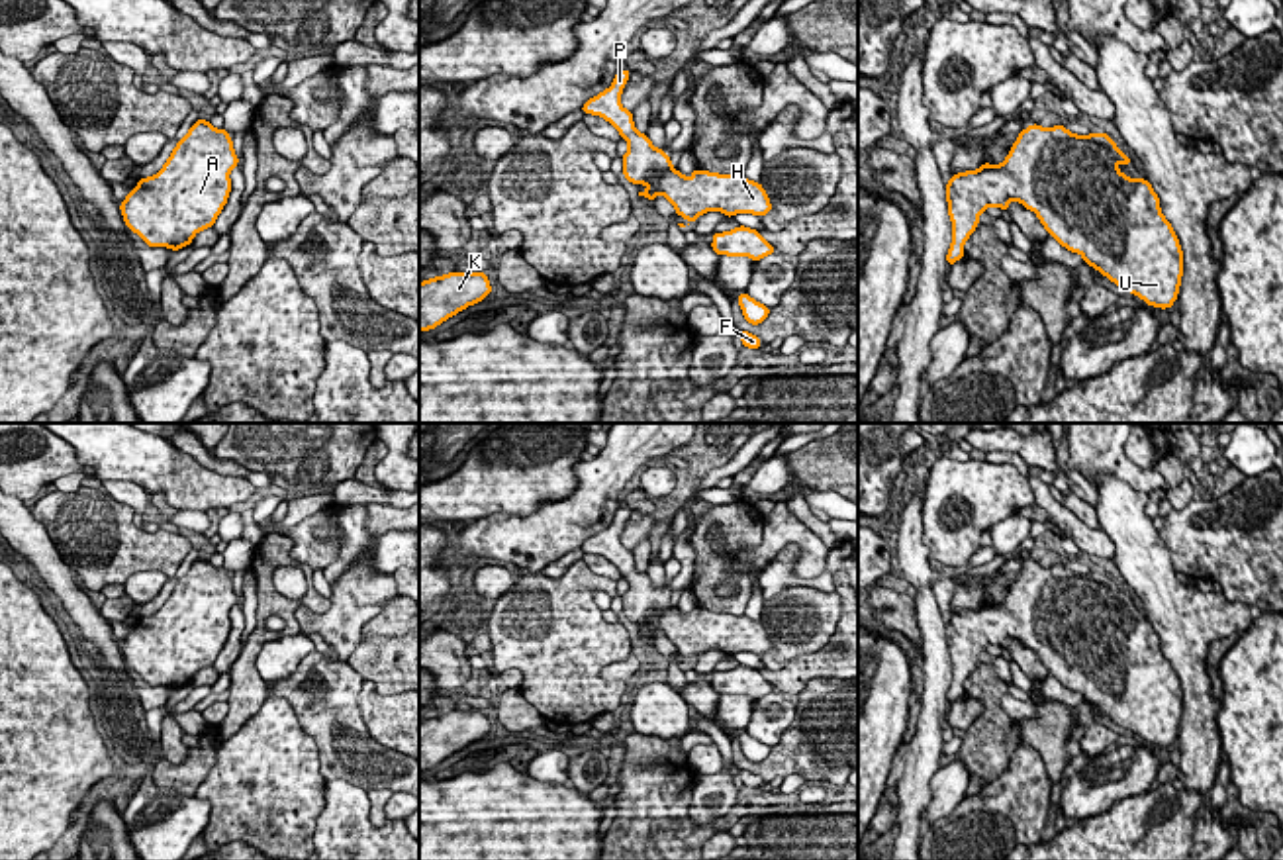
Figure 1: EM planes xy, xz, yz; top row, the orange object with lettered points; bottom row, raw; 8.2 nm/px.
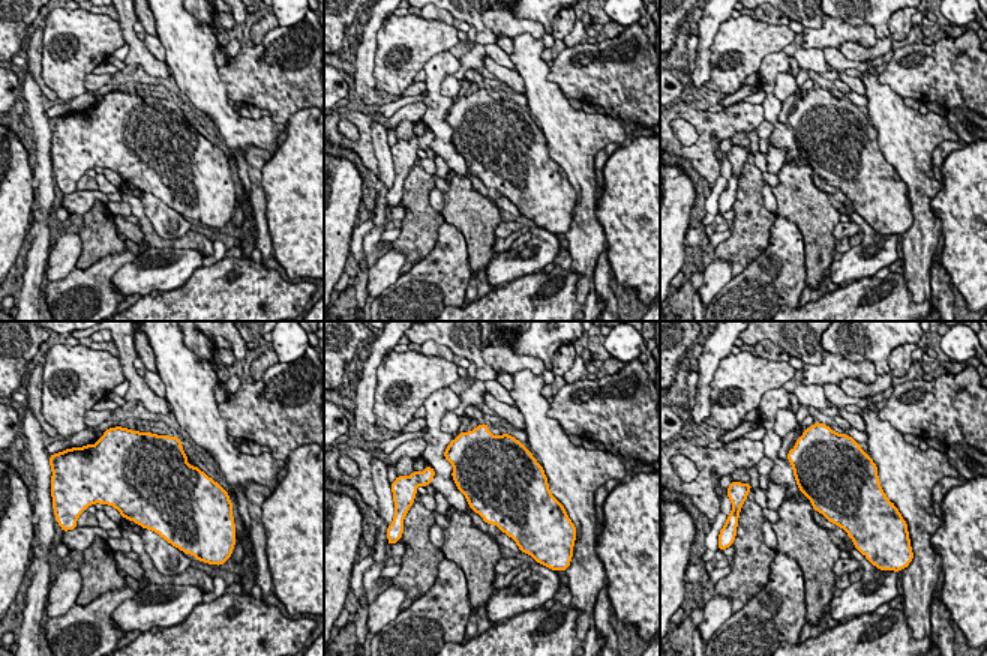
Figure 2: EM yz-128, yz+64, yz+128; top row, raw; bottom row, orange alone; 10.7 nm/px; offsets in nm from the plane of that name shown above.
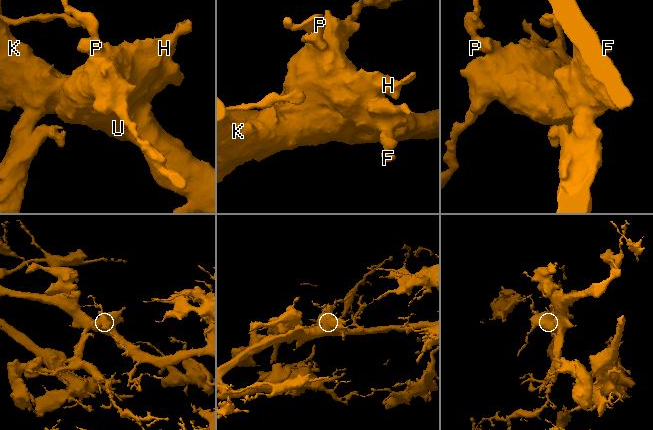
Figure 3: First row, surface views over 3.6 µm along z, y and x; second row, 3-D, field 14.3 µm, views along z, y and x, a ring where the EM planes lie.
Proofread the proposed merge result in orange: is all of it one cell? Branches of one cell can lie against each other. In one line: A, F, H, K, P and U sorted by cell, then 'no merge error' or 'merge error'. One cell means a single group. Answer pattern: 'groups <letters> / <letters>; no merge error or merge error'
groups A F H K P U; no merge error

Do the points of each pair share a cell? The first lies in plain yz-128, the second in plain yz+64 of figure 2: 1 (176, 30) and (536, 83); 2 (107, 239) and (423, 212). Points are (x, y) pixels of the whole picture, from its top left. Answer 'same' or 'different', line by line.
1: same
2: same

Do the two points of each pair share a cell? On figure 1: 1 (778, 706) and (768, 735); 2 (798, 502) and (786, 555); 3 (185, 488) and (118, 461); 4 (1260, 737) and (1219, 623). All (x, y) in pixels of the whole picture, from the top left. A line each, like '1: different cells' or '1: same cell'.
1: same cell
2: different cells
3: same cell
4: different cells

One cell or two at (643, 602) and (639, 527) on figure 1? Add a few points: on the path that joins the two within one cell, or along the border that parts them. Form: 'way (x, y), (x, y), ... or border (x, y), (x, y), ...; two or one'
border (631, 512), (621, 531), (621, 543), (629, 551); two

